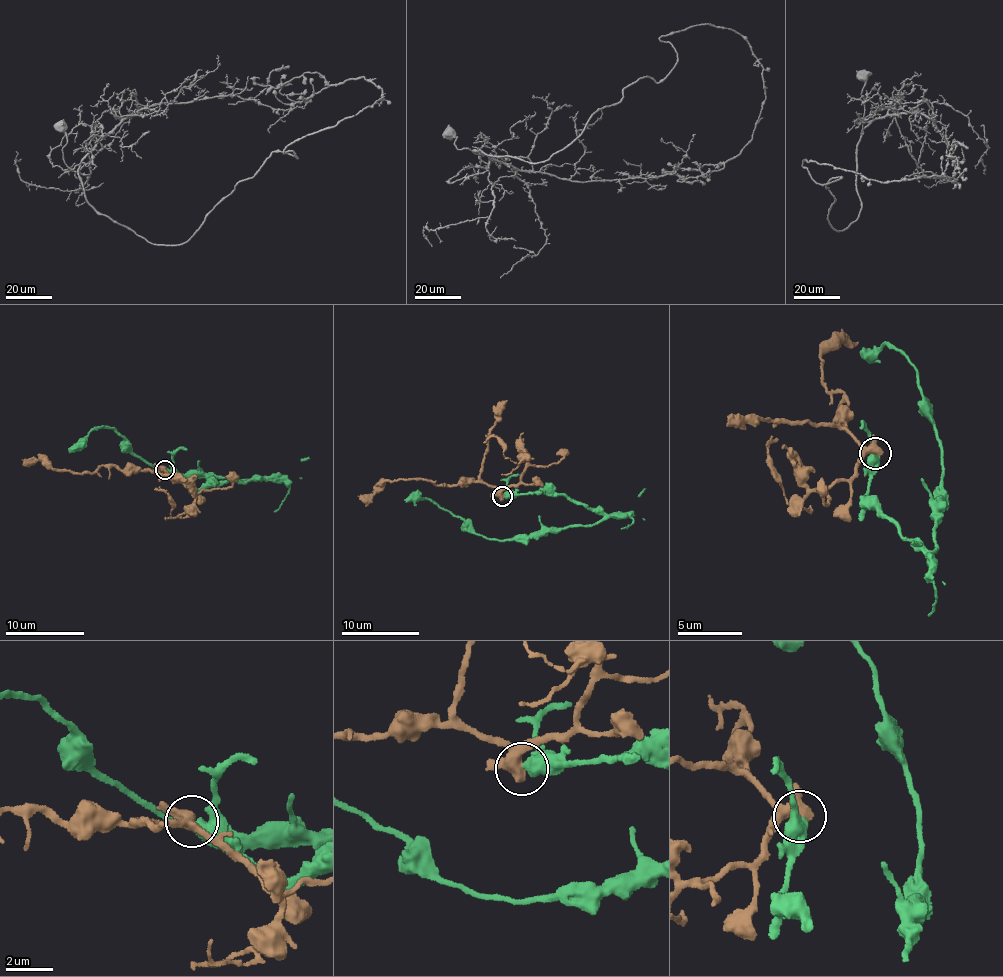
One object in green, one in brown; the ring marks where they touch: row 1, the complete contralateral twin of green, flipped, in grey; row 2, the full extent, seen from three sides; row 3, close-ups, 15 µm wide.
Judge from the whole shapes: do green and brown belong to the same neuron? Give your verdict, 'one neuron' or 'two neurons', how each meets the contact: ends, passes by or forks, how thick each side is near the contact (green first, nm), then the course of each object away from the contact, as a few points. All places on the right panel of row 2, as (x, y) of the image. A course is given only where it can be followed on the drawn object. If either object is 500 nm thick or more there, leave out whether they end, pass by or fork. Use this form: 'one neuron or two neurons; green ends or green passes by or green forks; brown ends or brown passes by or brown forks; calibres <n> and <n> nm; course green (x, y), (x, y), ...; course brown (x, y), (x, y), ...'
two neurons; calibres 650 and 400 nm; course green (876, 453), (868, 510), (936, 551), (937, 428), (910, 364), (885, 344), (867, 353); course brown (876, 452), (850, 433), (841, 392), (826, 389), (821, 358), (843, 338)

